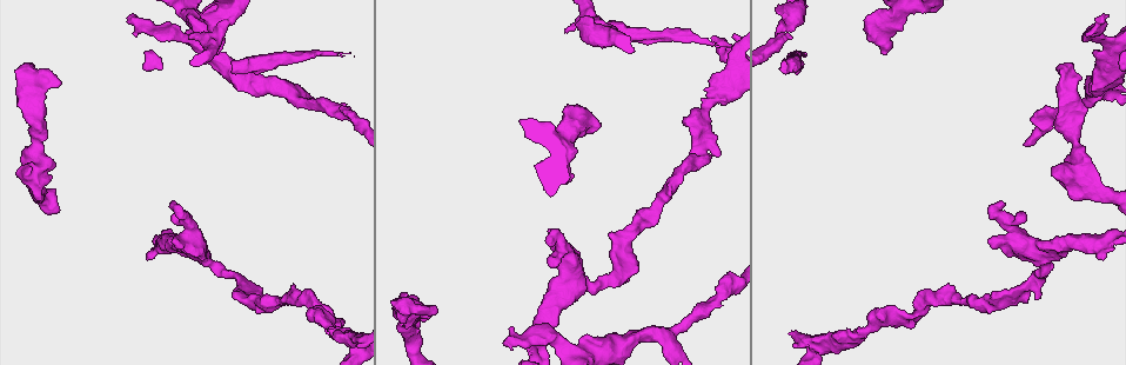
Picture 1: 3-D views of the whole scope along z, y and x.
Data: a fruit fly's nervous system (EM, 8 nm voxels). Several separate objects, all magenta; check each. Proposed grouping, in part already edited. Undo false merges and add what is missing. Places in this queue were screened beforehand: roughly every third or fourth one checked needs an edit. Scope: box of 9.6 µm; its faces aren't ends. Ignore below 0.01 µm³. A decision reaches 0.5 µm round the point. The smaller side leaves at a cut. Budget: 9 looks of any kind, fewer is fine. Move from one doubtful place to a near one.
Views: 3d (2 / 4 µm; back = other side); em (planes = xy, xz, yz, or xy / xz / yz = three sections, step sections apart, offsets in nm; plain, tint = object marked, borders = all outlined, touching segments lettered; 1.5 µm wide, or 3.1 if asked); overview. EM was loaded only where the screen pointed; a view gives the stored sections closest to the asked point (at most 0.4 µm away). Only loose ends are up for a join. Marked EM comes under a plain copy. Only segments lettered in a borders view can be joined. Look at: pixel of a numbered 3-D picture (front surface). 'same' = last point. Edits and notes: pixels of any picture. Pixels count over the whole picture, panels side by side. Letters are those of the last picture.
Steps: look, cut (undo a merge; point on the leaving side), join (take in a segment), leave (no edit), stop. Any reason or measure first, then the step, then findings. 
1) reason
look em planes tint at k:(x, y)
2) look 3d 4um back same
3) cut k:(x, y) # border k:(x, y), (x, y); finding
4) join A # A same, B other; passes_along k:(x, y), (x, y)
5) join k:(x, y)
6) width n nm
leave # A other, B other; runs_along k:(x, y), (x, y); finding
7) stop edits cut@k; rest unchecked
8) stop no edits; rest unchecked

four or more arms meet
look 3d 4um at 1:(667, 338)

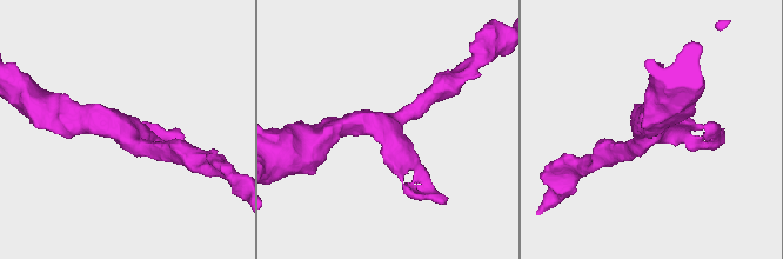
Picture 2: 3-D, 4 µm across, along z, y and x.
arms 4; need the tissue
look em xy step 8 tint at 2:(642, 135)

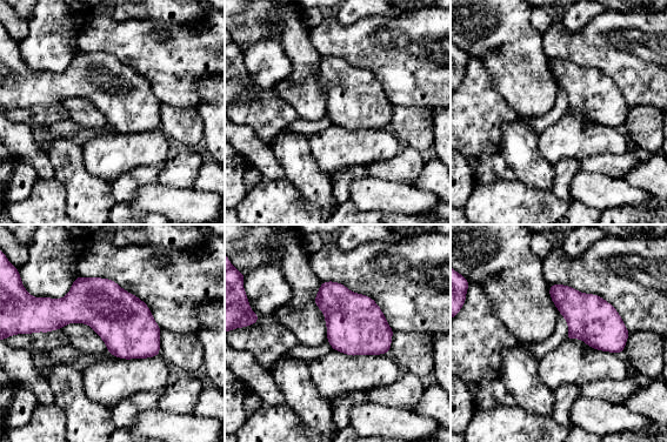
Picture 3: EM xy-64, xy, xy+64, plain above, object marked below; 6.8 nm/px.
another direction
look em planes borders same

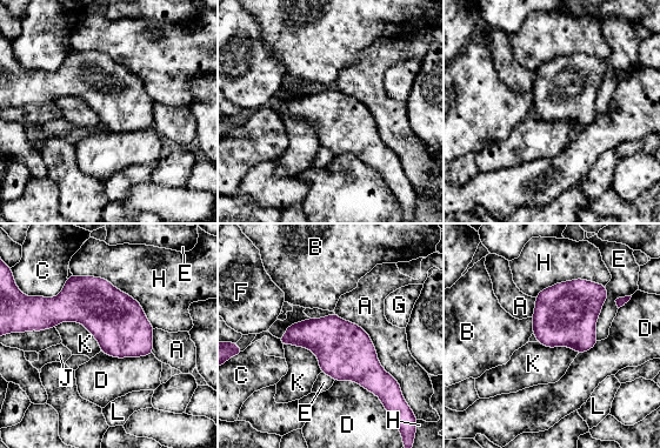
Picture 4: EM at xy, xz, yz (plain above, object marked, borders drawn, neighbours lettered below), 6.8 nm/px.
longest_contact H 650 nm
leave # A other, B other, C other, D other, E other, F other, G other, H other, J other, K other, L other; continuous, no second neuron

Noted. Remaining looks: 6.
end of a long branch
look em planes borders at 1:(335, 53)

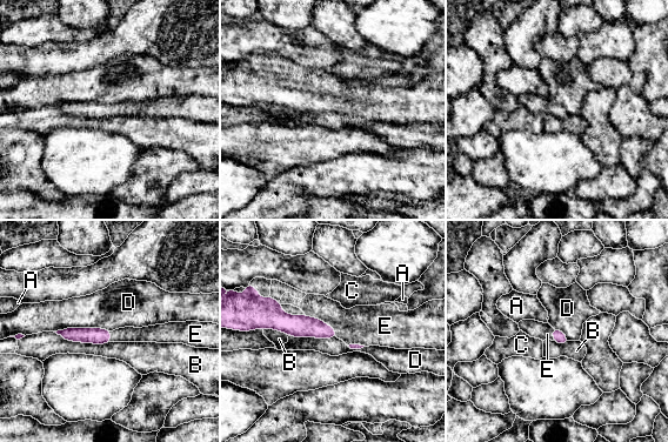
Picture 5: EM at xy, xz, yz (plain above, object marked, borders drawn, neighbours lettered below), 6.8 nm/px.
join E # A other, B other, C other, D other, E same; it goes on there

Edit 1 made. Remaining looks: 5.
stops while still wide
look 3d 2um at 1:(1103, 260)

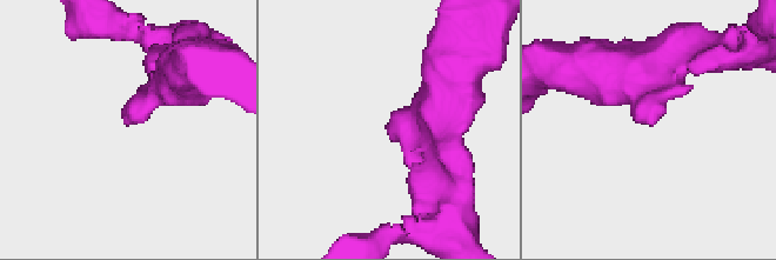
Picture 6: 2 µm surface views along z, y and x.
shape alone is not enough
look em xz step 8 borders at 6:(655, 118)

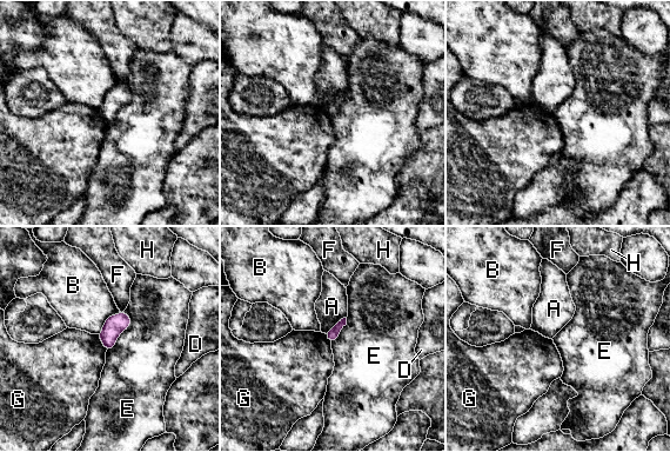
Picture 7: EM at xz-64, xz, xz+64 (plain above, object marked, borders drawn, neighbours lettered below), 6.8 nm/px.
longest_contact E 300 nm
leave # A other, B other, D other, E other, F other, G other, H other; border 7:(125, 312), (131, 324), (107, 351); no lettered segment goes on from it

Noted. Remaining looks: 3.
stop edits join@5; rest unchecked

